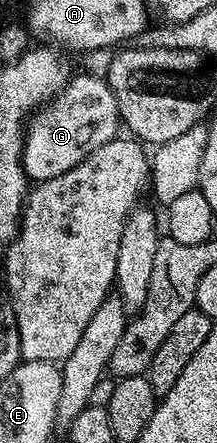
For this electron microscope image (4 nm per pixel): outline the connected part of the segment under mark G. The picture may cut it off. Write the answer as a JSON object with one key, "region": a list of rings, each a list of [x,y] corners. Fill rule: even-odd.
{"region":[[[75,73],[52,101],[30,115],[22,140],[22,167],[27,179],[34,184],[52,180],[52,176],[64,176],[64,172],[68,172],[68,168],[76,168],[76,164],[80,164],[80,160],[84,160],[89,154],[96,152],[96,148],[104,148],[104,144],[119,137],[119,134],[120,119],[116,96],[105,77],[98,75],[97,78],[94,74]]]}

